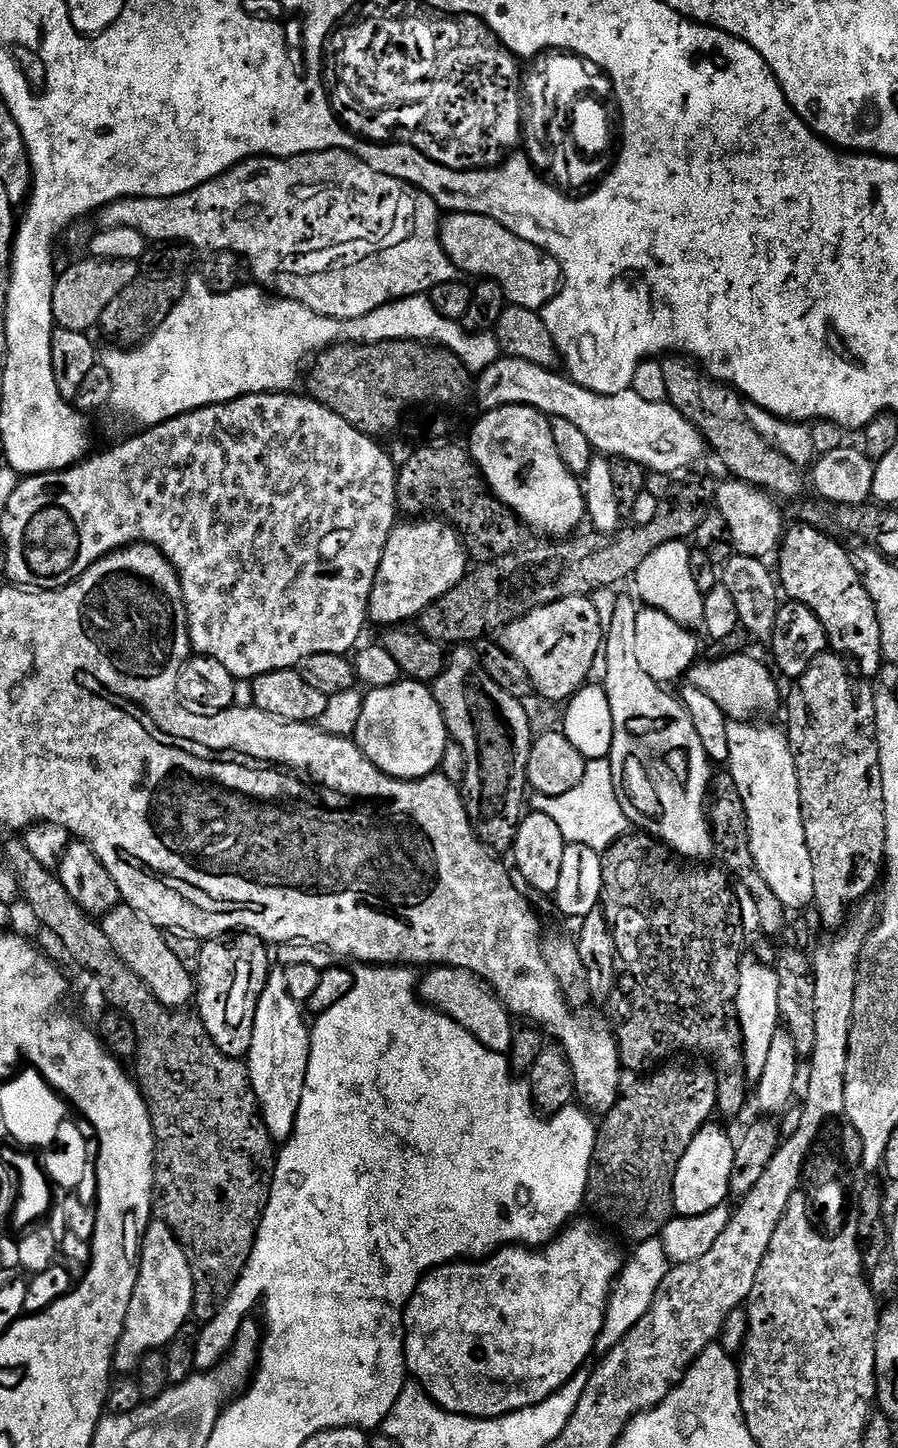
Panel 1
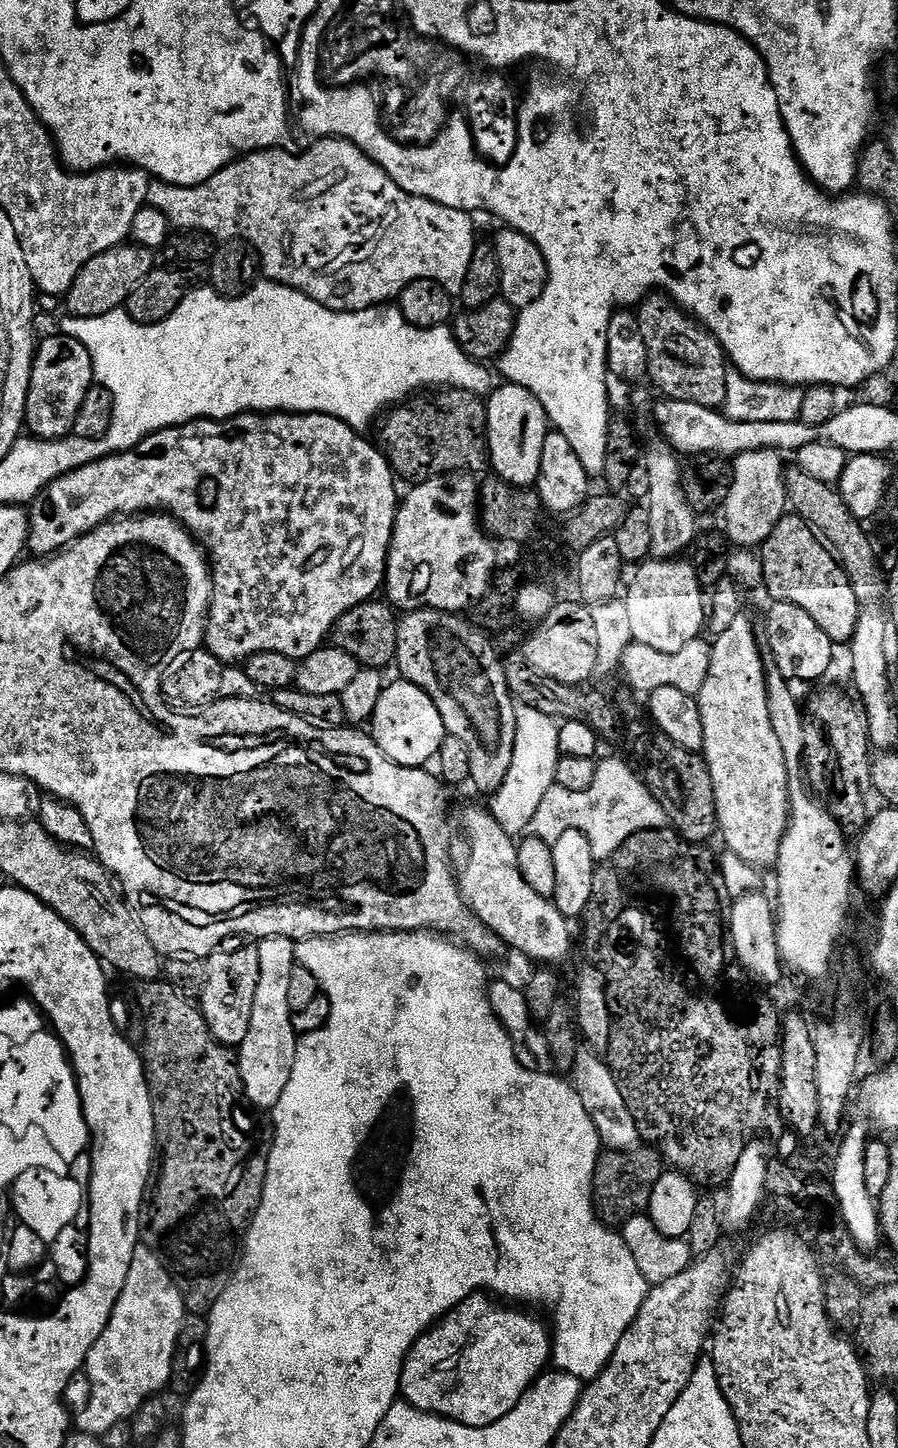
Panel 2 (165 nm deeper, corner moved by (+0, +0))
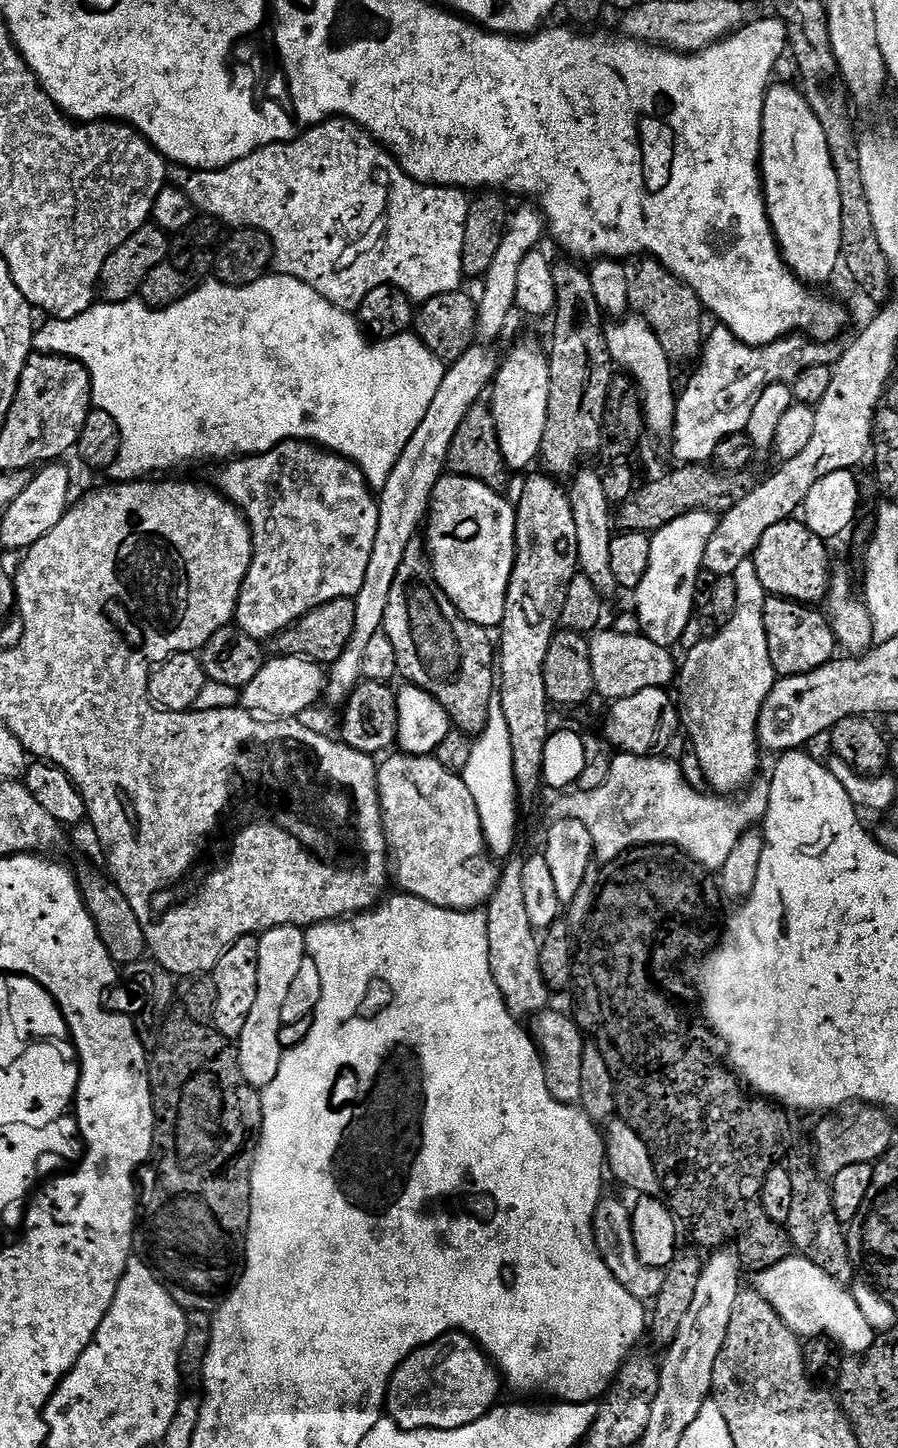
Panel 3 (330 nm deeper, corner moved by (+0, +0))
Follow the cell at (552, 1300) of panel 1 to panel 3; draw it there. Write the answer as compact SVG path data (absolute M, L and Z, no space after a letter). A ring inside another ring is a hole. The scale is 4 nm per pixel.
M447 1332L442 1338L411 1352L396 1367L392 1381L388 1383L386 1416L402 1430L458 1430L478 1422L497 1403L502 1377L493 1361L488 1359L483 1348L464 1332Z

